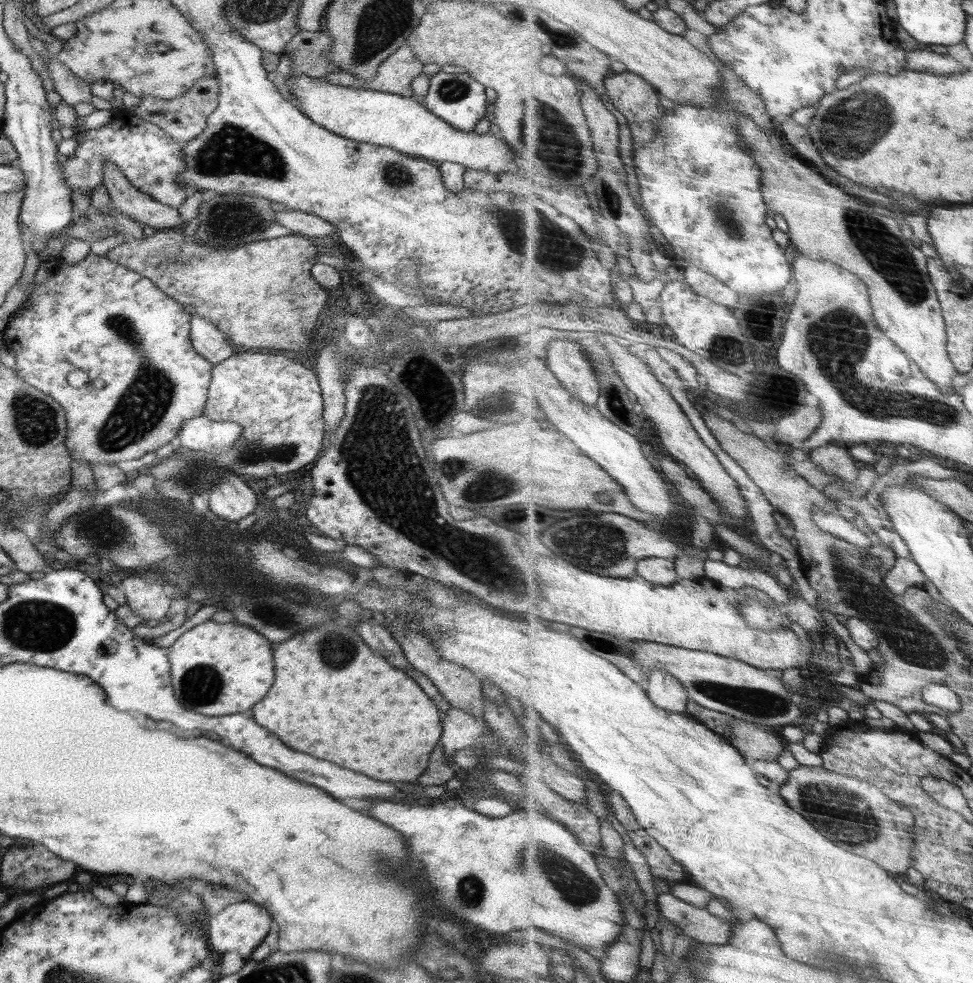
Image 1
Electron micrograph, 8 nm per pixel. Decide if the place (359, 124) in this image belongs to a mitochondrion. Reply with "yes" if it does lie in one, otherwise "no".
no

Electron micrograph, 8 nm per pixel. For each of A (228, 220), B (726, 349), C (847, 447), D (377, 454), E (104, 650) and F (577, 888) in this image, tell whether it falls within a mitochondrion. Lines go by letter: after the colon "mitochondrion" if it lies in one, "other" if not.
A: mitochondrion
B: mitochondrion
C: other
D: mitochondrion
E: other
F: mitochondrion

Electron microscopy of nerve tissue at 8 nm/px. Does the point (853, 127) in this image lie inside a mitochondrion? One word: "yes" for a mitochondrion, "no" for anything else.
yes

